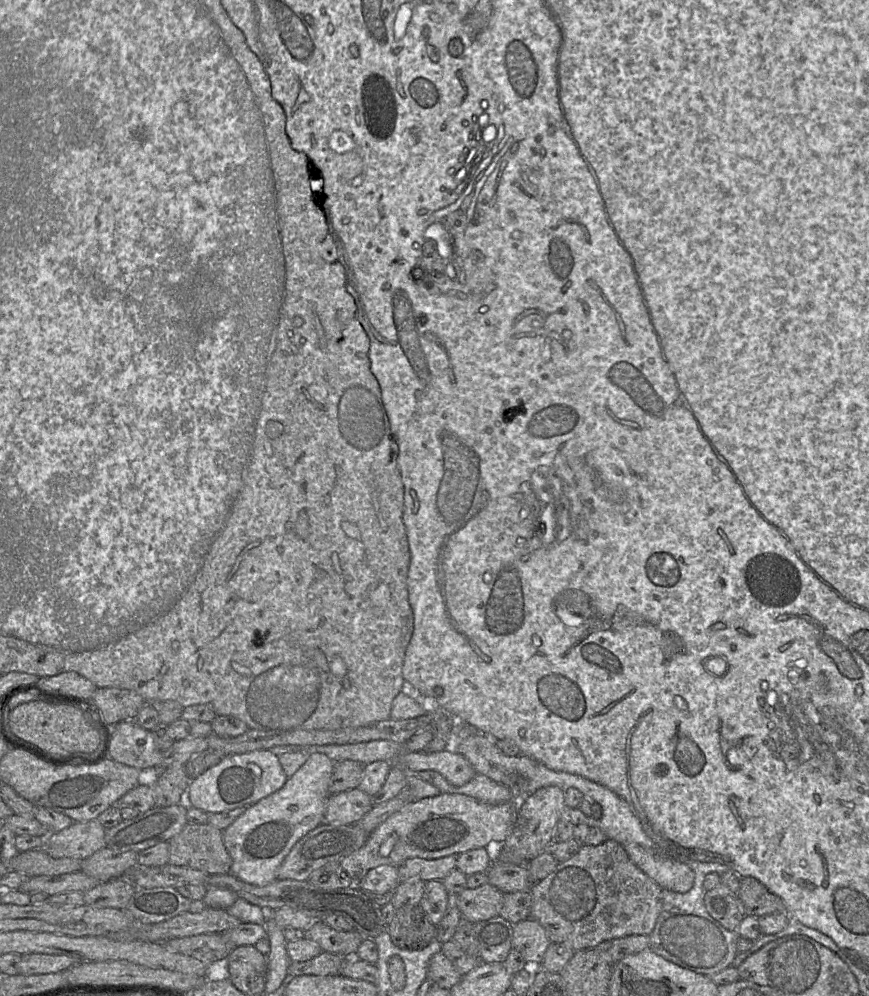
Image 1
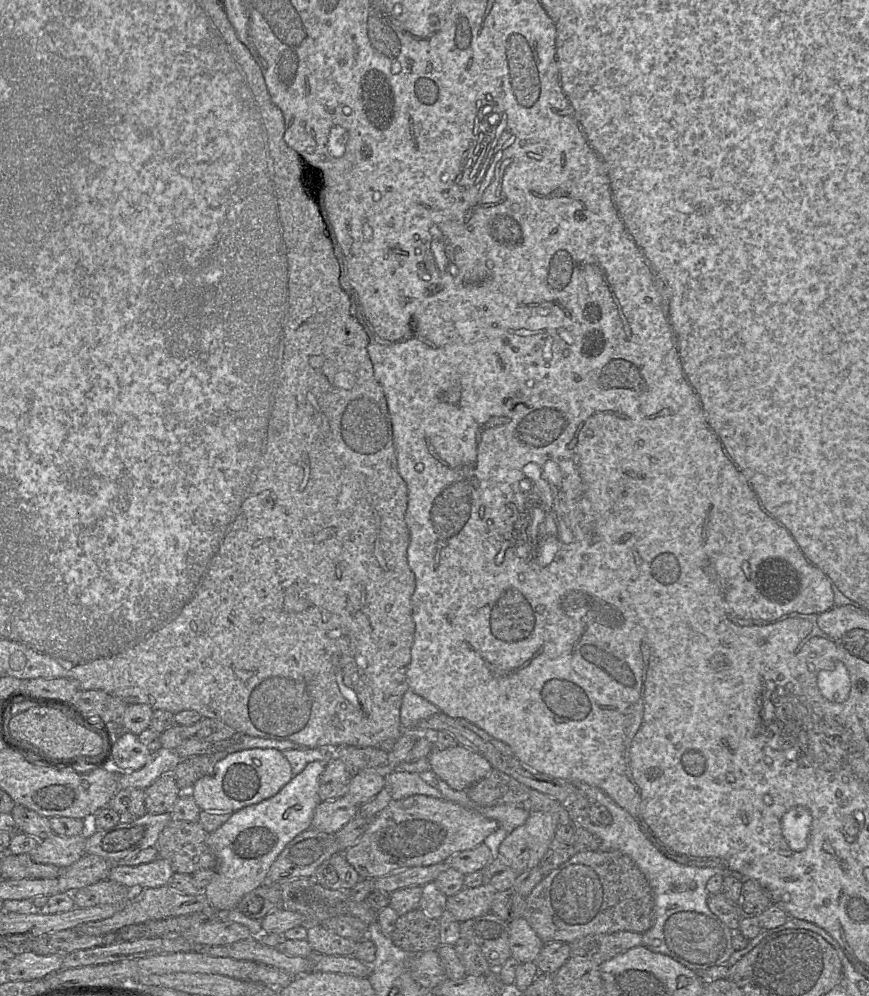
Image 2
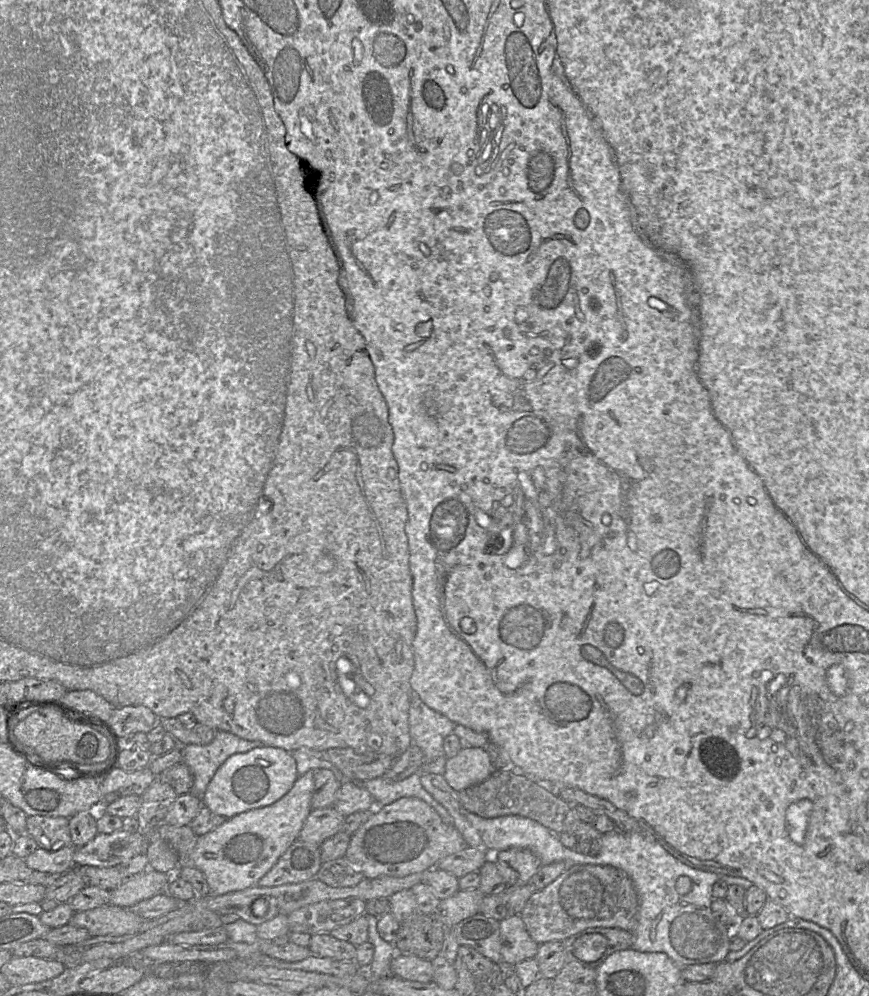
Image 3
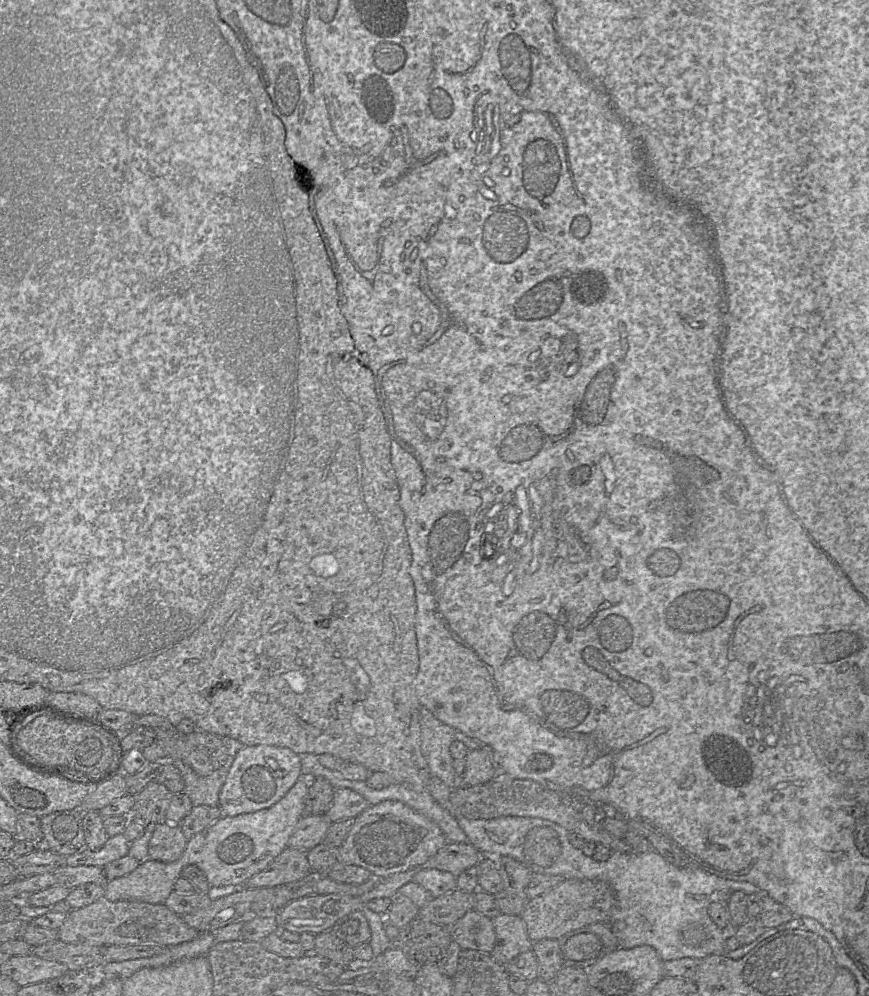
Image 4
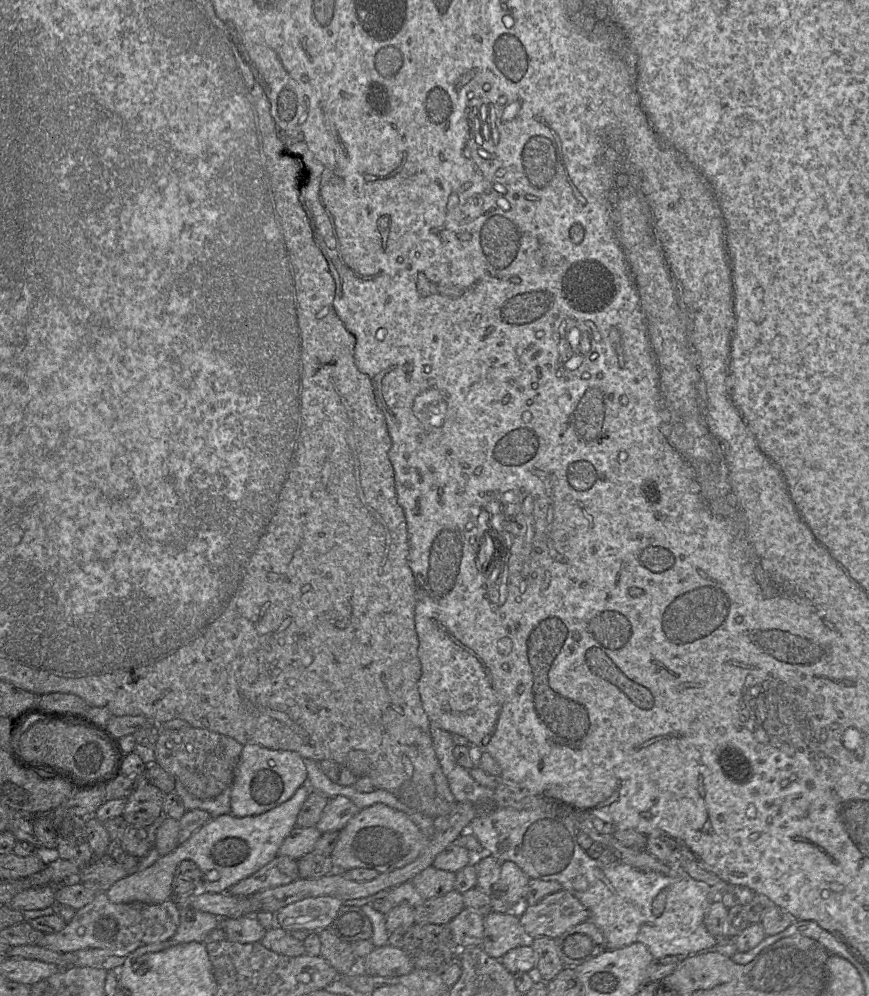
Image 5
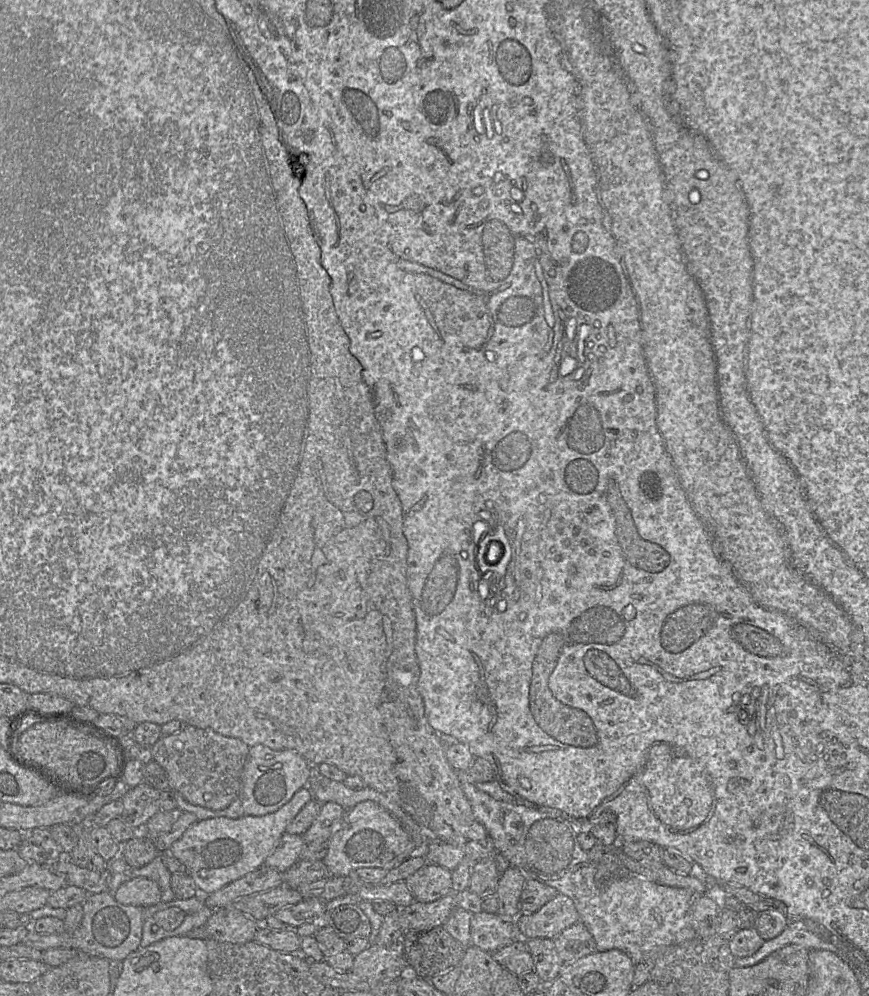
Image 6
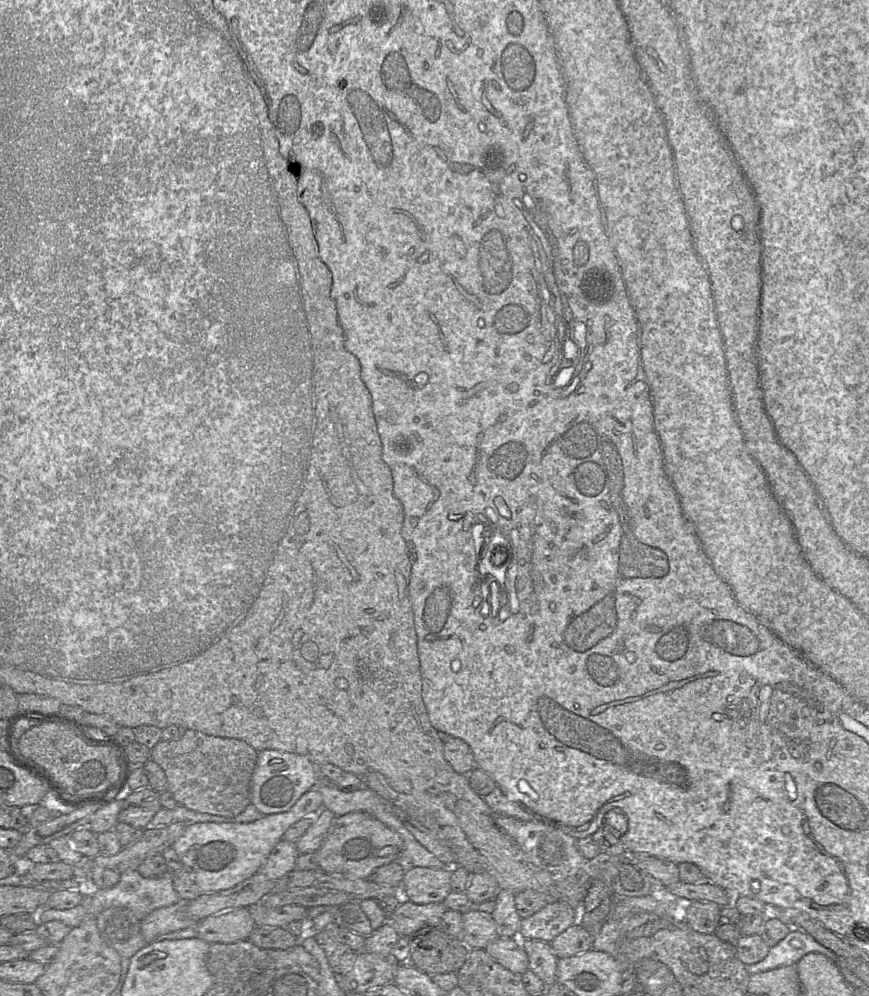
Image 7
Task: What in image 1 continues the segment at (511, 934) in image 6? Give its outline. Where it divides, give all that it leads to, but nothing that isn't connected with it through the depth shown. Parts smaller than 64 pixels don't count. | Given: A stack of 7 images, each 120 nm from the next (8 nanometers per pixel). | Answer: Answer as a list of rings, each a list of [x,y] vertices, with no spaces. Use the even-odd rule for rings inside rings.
[[[530,917],[513,925],[512,948],[520,952],[526,962],[541,964],[550,943],[544,928]]]

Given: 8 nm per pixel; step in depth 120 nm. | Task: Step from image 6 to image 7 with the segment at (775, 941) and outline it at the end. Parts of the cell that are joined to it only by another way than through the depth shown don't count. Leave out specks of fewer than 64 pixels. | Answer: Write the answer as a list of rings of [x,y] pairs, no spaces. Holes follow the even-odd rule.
[[[791,928],[784,939],[769,948],[769,952],[763,960],[746,965],[746,970],[752,975],[778,967],[794,965],[804,955],[811,952],[821,953],[834,963],[838,958],[833,951],[824,947],[805,930]]]

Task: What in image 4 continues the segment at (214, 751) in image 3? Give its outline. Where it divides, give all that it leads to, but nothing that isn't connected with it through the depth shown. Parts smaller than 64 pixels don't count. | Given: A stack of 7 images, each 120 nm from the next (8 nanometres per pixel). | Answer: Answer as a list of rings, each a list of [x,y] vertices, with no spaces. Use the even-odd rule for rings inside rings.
[[[220,737],[227,750],[227,758],[224,764],[208,776],[200,776],[193,769],[179,759],[168,759],[176,767],[185,782],[183,792],[190,798],[193,807],[206,805],[218,806],[219,794],[227,778],[230,767],[236,754],[244,745],[230,737]]]

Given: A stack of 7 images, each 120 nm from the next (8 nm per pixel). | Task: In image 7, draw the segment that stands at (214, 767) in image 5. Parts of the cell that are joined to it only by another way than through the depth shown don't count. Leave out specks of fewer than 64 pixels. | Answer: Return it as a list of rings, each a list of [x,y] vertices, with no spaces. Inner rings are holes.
[[[186,729],[184,734],[175,740],[160,740],[152,749],[151,749],[151,759],[157,763],[161,769],[164,771],[167,777],[167,790],[169,790],[178,804],[182,804],[183,806],[195,810],[201,813],[208,813],[213,815],[227,816],[227,817],[235,817],[242,813],[247,805],[251,803],[251,792],[252,792],[252,776],[254,772],[254,768],[256,765],[258,756],[258,751],[255,750],[252,746],[246,743],[244,740],[236,739],[236,738],[225,738],[219,736],[213,736],[205,734],[201,731],[197,731],[194,729]]]

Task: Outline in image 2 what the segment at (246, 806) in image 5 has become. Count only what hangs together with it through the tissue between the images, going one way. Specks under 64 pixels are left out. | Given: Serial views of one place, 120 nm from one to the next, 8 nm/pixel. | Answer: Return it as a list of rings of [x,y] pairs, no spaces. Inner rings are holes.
[[[256,748],[256,749],[248,749],[248,750],[242,750],[242,751],[236,751],[229,753],[227,756],[225,756],[223,759],[218,761],[212,770],[209,771],[209,773],[202,778],[200,778],[188,792],[183,792],[183,793],[188,793],[196,802],[198,807],[202,811],[207,811],[207,812],[235,812],[238,811],[246,806],[257,804],[263,800],[266,800],[268,798],[273,797],[276,795],[286,784],[290,782],[292,779],[292,768],[289,763],[289,761],[285,758],[283,753],[277,749],[271,749],[271,748]]]

